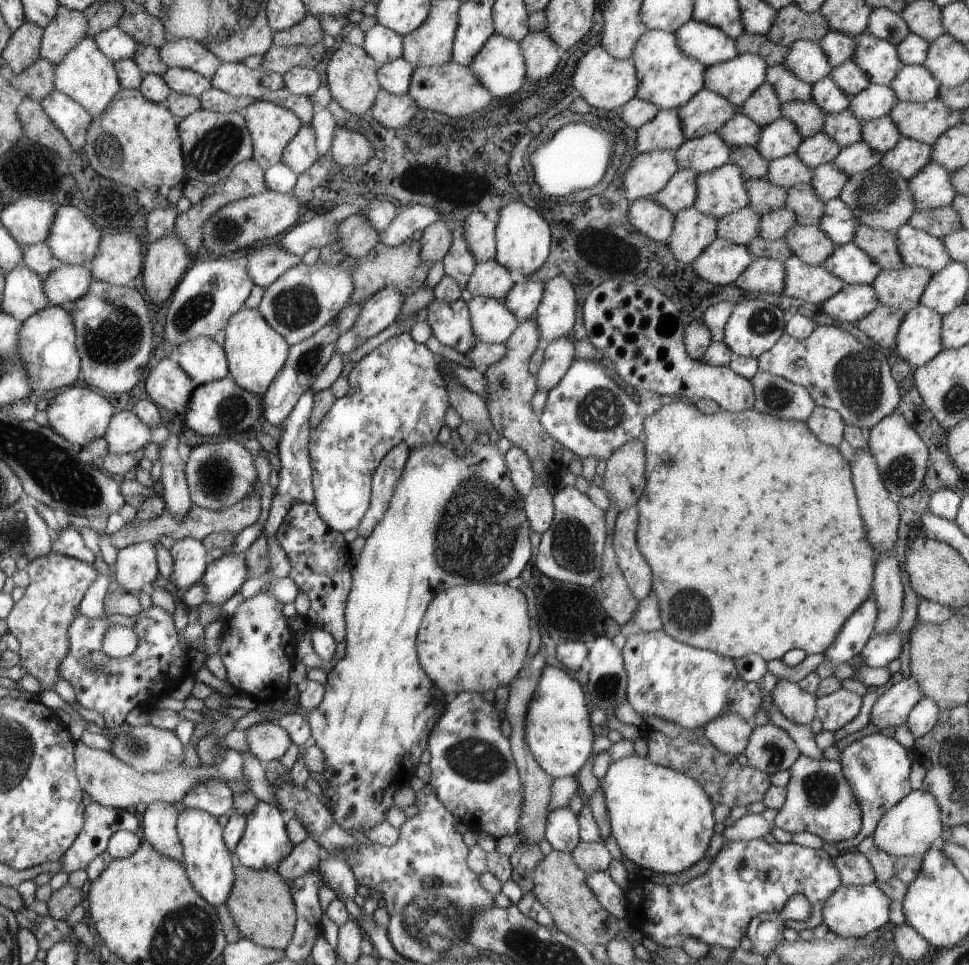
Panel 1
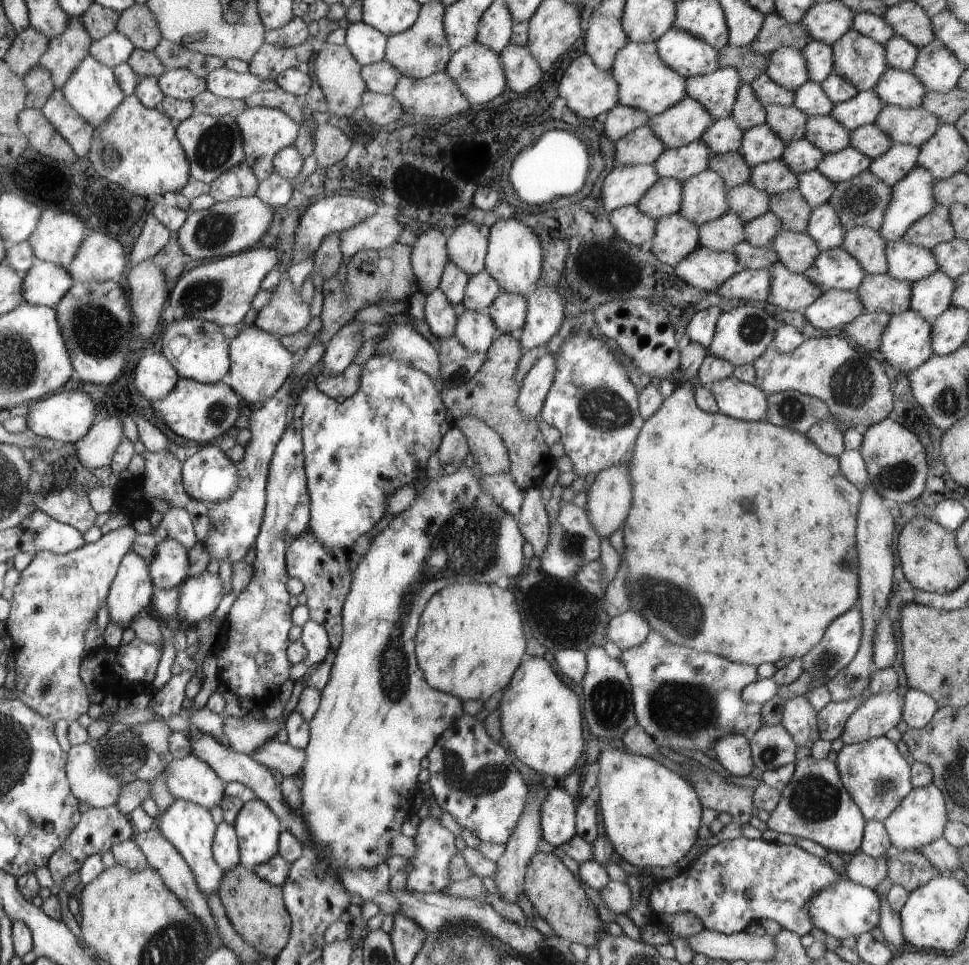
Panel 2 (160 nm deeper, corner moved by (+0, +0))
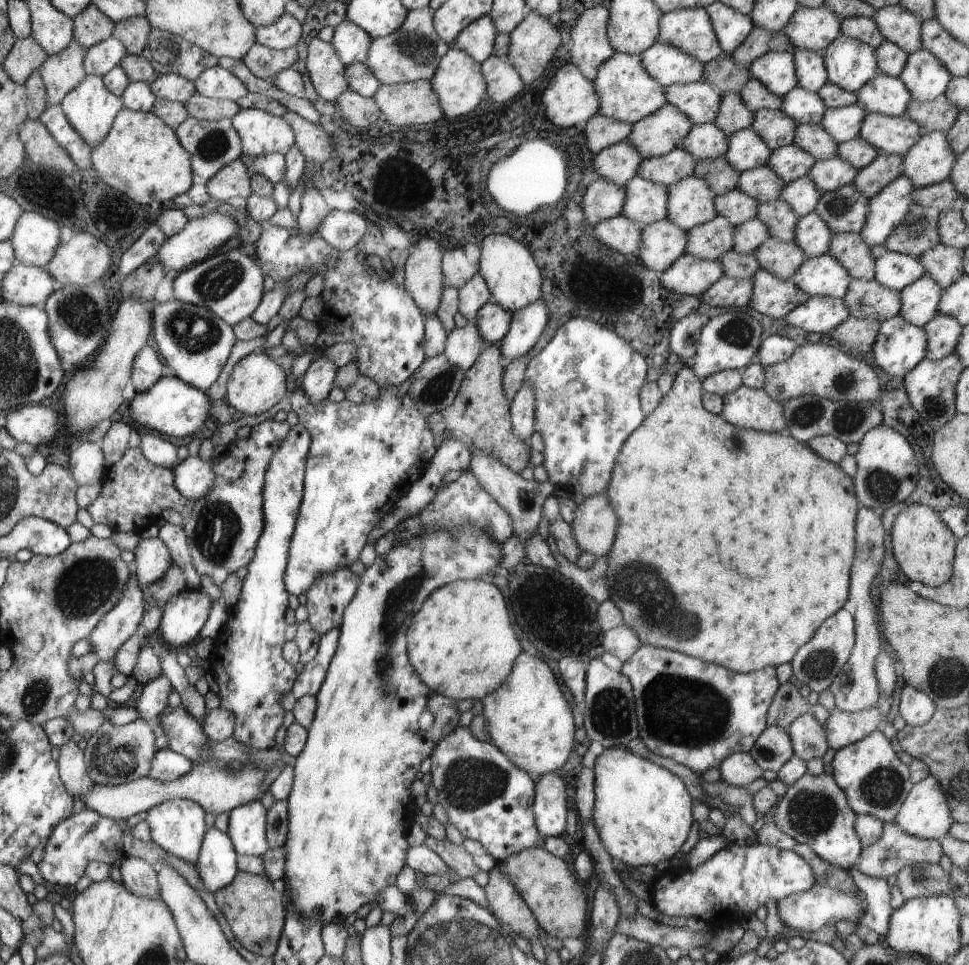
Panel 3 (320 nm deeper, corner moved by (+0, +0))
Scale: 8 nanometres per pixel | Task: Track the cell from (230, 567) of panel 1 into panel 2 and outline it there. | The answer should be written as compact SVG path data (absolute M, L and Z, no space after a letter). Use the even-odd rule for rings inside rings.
M204 571L195 577L188 577L177 587L179 605L177 614L181 628L195 628L199 622L216 612L221 604L224 586L219 573L209 574Z

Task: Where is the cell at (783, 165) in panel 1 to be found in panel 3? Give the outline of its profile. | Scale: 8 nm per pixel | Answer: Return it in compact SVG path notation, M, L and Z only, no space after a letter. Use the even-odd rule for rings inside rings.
M766 165L739 174L736 189L751 196L759 203L767 203L779 199L785 182L774 174Z

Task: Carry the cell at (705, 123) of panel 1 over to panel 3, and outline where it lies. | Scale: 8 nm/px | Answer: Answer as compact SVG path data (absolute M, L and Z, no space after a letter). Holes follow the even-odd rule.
M666 103L648 117L635 122L632 132L625 138L625 141L635 147L641 157L649 159L674 150L678 147L678 141L683 139L692 128L694 128L694 124L687 115L681 113L675 106Z

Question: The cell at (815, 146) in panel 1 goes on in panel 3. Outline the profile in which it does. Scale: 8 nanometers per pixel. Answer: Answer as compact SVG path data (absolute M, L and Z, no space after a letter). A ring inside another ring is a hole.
M793 142L789 145L776 148L768 158L766 166L774 171L785 184L790 184L804 175L817 160L805 150L798 148Z

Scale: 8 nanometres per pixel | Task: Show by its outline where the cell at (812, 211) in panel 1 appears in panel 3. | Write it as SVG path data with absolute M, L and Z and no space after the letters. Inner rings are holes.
M782 199L759 203L755 217L767 226L770 237L784 242L794 240L795 226L800 217Z

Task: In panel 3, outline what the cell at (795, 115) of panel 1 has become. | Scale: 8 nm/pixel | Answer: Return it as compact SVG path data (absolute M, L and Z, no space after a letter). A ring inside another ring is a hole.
M760 109L753 112L750 128L763 138L768 148L773 151L793 142L797 126L797 122L788 118L781 110Z

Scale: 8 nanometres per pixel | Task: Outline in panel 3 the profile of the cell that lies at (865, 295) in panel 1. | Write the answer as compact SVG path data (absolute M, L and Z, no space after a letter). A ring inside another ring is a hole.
M808 297L794 307L783 319L786 325L805 330L808 334L828 334L849 316L842 299Z

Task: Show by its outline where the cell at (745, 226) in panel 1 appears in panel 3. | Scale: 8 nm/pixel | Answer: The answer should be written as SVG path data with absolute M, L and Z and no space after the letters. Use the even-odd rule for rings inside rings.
M717 215L688 232L685 253L705 261L718 261L720 256L733 248L734 231L735 227L727 218Z

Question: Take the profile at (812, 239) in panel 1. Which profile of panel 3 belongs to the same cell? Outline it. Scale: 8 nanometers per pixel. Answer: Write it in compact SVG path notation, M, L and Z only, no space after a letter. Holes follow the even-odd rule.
M772 237L759 244L752 254L760 268L785 281L790 281L798 267L806 260L804 252L794 241L784 242Z

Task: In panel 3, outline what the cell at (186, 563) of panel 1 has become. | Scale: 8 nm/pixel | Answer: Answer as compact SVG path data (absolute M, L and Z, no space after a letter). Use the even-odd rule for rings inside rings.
M160 537L140 539L132 551L135 560L132 569L140 586L148 586L164 576L173 564L169 547Z

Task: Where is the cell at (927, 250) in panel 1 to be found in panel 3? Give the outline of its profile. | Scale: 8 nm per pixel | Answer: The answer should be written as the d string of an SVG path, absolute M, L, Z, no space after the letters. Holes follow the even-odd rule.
M882 245L871 247L874 261L874 278L879 285L900 292L925 274L922 263L916 257L895 253Z

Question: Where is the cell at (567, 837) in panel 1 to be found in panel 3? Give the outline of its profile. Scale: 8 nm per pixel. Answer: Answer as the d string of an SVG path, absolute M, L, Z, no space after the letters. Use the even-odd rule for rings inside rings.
M544 773L537 782L537 796L534 797L536 825L542 836L560 837L566 830L566 786L562 773Z

